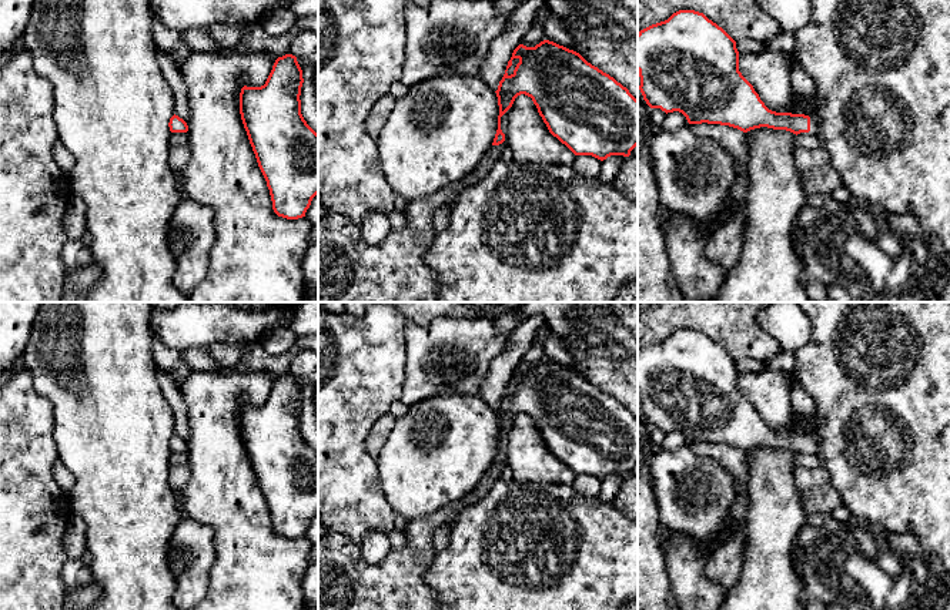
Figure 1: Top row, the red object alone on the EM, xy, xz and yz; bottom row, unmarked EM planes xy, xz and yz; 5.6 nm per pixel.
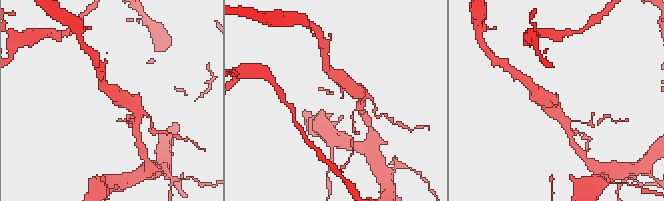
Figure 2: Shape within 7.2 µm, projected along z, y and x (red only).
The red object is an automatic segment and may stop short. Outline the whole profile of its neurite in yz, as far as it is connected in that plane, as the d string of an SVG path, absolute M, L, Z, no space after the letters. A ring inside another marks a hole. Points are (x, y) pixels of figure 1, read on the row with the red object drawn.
M679 10L638 33L639 90L650 108L682 113L689 124L720 124L747 133L767 127L817 135L819 117L769 110L739 71L736 41L703 13Z

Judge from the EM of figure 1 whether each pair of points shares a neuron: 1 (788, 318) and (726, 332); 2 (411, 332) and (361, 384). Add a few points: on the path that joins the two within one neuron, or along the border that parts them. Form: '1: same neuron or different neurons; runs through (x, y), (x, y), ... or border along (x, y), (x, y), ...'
1: different neurons; border along (756, 317), (760, 327), (776, 341), (780, 349)
2: different neurons; border along (407, 319), (402, 328), (404, 374)

